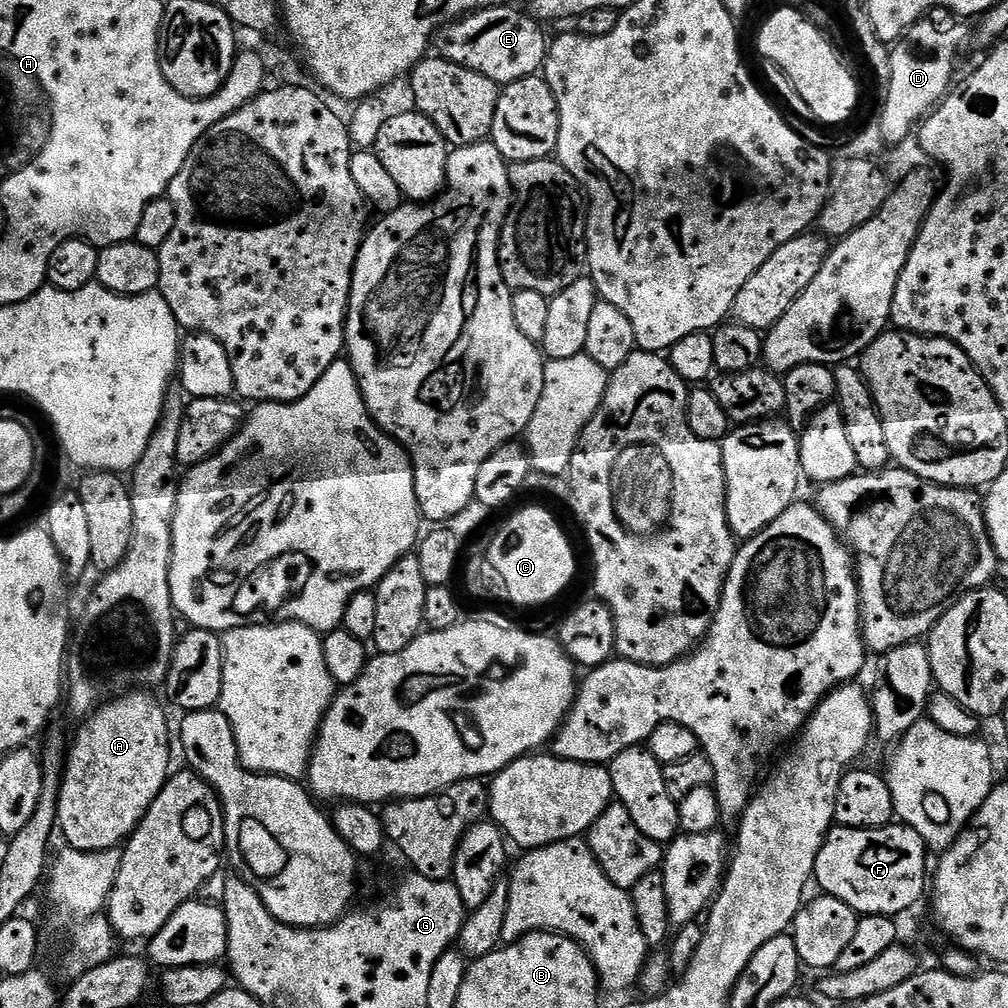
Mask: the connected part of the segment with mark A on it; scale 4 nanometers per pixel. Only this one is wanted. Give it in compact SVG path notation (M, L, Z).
M144 690L118 696L101 704L91 716L83 721L76 741L71 741L66 752L64 774L60 777L58 798L58 832L64 835L64 844L80 852L101 852L107 848L123 845L136 831L142 818L150 810L154 798L162 790L169 777L170 738L169 715L164 714L165 705L155 700L155 695Z

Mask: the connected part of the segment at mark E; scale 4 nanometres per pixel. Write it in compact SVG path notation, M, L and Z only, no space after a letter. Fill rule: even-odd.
M481 8L471 16L445 24L434 37L434 52L439 59L466 66L501 86L537 75L548 56L549 37L544 37L541 21L516 8Z

